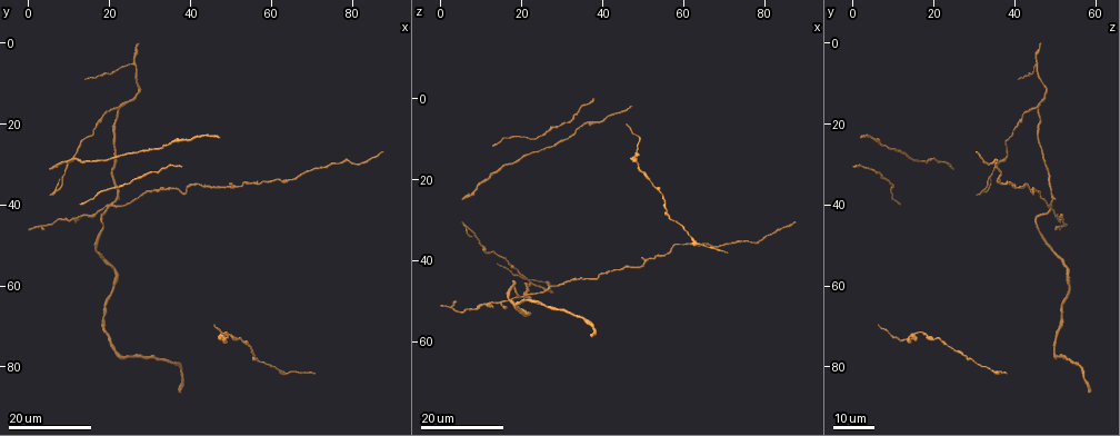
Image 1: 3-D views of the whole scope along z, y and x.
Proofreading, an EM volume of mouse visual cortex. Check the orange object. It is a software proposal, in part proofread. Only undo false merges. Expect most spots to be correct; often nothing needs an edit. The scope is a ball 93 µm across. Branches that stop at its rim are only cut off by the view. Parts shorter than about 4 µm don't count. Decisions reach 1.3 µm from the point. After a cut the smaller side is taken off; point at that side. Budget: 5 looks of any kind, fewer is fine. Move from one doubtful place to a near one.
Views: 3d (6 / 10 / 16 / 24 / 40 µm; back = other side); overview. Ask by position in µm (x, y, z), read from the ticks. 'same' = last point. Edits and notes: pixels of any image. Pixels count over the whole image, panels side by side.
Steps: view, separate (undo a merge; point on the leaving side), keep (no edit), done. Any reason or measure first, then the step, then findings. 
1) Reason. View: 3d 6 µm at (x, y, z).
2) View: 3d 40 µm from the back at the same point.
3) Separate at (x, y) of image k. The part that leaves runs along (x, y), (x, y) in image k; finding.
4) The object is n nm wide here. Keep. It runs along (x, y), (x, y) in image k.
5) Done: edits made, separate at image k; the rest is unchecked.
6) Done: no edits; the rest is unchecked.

View: 3d 16 µm at (37.5, 79.5, 56.5).

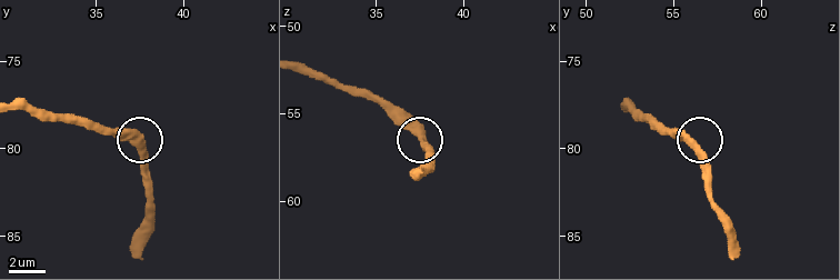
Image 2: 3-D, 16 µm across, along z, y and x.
View: 3d 6 µm at (37.5, 79.5, 56.0).

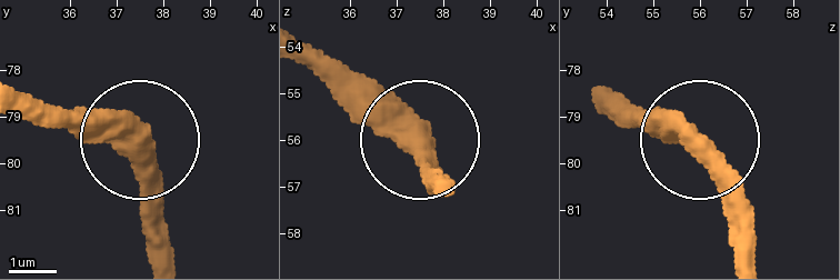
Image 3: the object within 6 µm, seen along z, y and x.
Keep. It runs along (597, 93), (672, 121), (752, 237) in image 3; all the same cell.

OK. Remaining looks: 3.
Three-way junction. View: 3d 16 µm at (21.0, 39.5, 48.5).

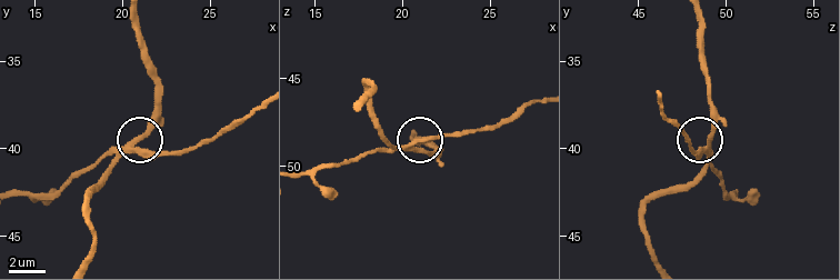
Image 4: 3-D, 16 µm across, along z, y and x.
View: 3d 6 µm at (20.5, 39.8, 48.9).

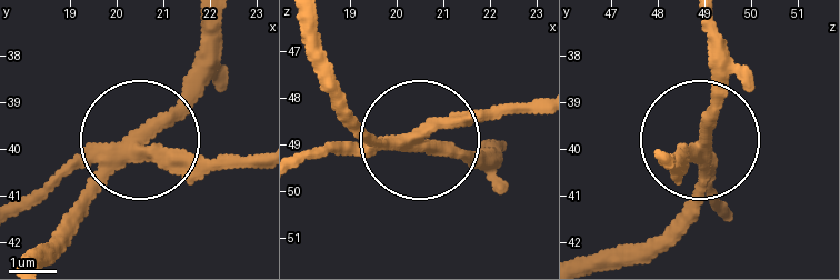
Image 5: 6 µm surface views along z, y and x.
The object is 310 nm wide here. Separate at (183, 172) of image 5. A second cell is stuck on.

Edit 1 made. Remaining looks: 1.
Done: edits made, separate at image 5; the rest is unchecked.

